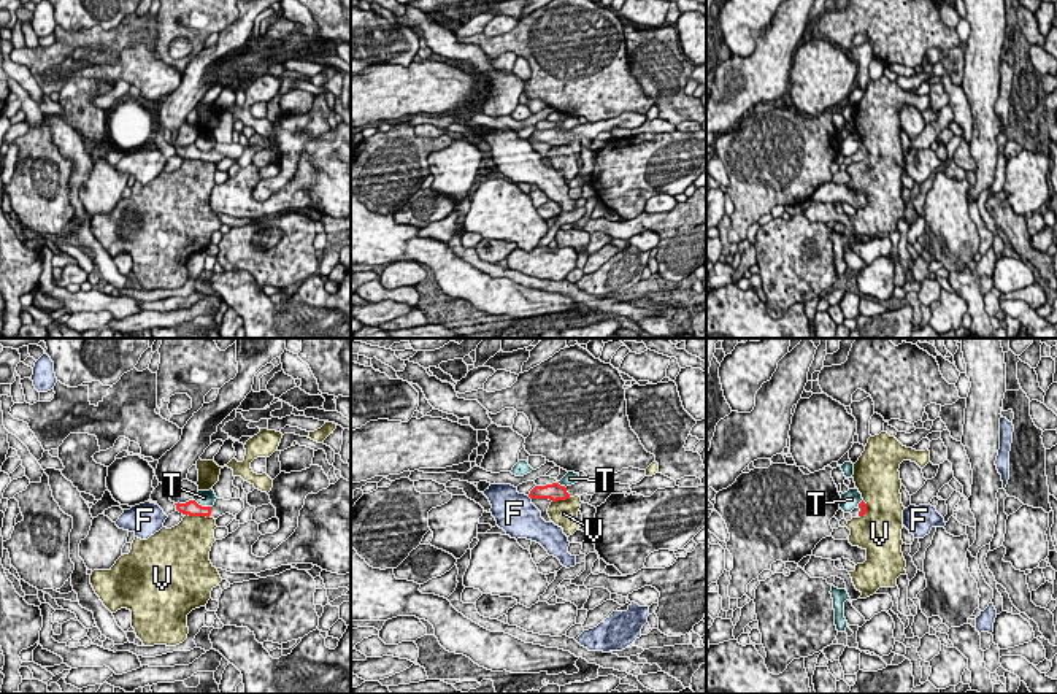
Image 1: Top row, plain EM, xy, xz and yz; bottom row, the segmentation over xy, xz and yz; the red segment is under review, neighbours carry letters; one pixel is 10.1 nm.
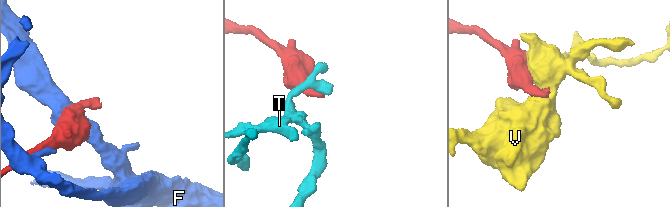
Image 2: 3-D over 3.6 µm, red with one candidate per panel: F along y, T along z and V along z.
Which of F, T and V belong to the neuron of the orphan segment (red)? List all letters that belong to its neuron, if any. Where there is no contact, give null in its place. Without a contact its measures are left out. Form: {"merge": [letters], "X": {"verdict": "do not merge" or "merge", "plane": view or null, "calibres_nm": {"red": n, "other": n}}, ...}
{"merge": [], "F": {"verdict": "do not merge", "plane": null}, "T": {"verdict": "do not merge", "plane": "xy", "calibres_nm": {"red": 160, "other": 160}}, "V": {"verdict": "do not merge", "plane": "xy", "calibres_nm": {"red": 160, "other": 420}}}

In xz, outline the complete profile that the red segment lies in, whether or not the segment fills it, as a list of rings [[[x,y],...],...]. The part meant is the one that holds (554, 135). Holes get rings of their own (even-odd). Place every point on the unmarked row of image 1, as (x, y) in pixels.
[[[628,111],[628,113],[622,113],[617,118],[611,118],[598,122],[579,124],[578,127],[567,132],[560,130],[559,127],[535,130],[530,135],[528,141],[549,143],[552,146],[557,146],[557,145],[567,145],[570,141],[582,140],[582,138],[594,140],[602,132],[611,133],[614,127],[632,130],[640,127],[644,121],[646,121],[646,114]]]

